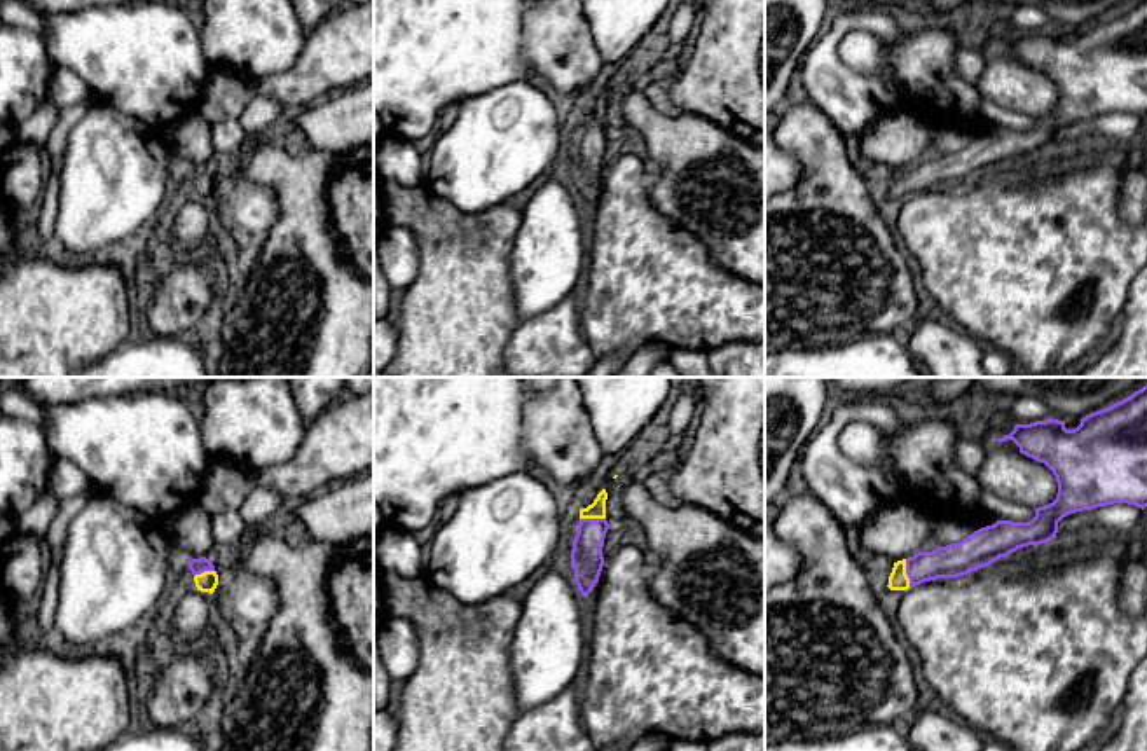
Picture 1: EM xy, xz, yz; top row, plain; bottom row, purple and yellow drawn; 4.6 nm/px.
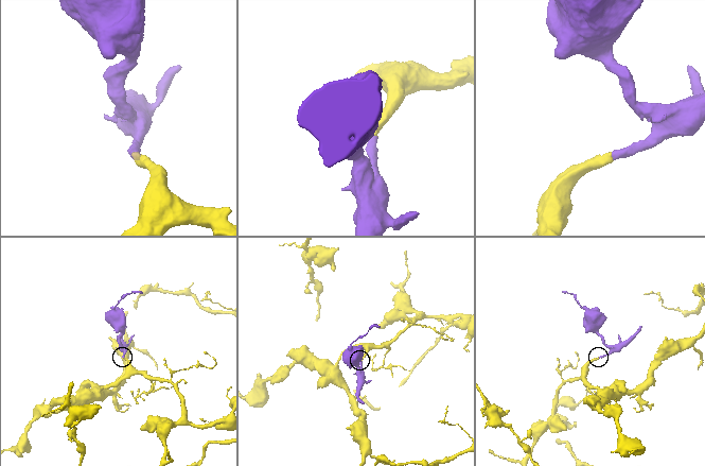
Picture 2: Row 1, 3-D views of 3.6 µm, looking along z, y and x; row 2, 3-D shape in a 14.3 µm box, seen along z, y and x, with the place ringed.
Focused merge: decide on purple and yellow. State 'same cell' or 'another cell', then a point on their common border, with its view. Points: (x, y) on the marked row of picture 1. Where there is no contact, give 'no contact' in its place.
same cell; contact yz (906, 573)

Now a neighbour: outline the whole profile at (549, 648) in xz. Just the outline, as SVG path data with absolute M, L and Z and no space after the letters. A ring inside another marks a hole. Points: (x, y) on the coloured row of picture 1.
M555 562L525 596L510 646L519 714L581 681L587 625L587 604L574 576Z

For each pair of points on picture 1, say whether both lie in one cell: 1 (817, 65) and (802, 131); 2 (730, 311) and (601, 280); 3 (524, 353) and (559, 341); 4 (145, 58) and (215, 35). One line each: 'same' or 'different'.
1: different
2: same
3: same
4: different

